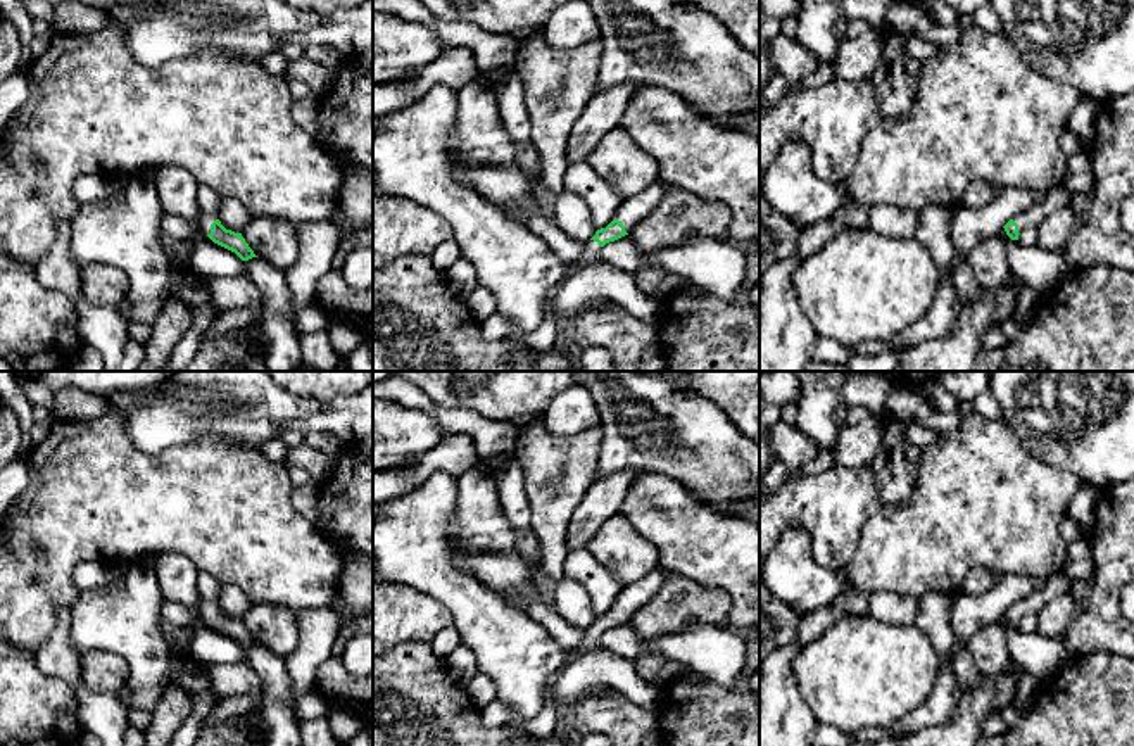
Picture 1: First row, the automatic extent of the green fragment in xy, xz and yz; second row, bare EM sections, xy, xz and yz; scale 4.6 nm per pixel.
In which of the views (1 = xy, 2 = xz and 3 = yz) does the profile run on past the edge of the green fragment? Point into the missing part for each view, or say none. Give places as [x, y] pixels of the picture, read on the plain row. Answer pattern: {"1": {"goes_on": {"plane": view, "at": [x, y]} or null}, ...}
{"1": {"goes_on": {"plane": "xy", "at": [204, 606]}}, "2": {"goes_on": {"plane": "xz", "at": [409, 539]}}, "3": {"goes_on": {"plane": "yz", "at": [1034, 601]}}}

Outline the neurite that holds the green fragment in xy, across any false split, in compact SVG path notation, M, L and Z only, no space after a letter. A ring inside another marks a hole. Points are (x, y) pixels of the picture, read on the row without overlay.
M200 597L198 611L214 630L235 639L242 648L257 644L254 637L249 634L249 630L245 629L245 625L242 623L242 620L226 616L217 606L217 603L205 601Z

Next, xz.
M438 470L414 490L378 504L378 518L373 522L373 582L409 585L450 611L461 642L475 653L480 672L495 680L497 699L509 706L511 722L506 729L513 734L511 746L532 746L526 722L544 708L547 684L570 656L601 651L599 637L628 622L665 584L666 572L654 568L644 578L625 585L614 606L585 630L585 641L564 648L528 613L514 610L478 578L452 565L447 553L447 530L457 513L457 497L457 477Z

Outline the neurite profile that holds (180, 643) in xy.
M173 632L171 639L171 663L192 661L188 654L190 634Z

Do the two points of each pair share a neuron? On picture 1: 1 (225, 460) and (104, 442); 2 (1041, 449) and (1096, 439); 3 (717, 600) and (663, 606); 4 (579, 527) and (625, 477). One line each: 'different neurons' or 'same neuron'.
1: same neuron
2: same neuron
3: same neuron
4: same neuron

